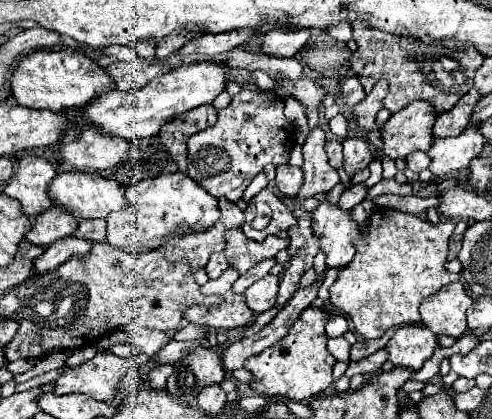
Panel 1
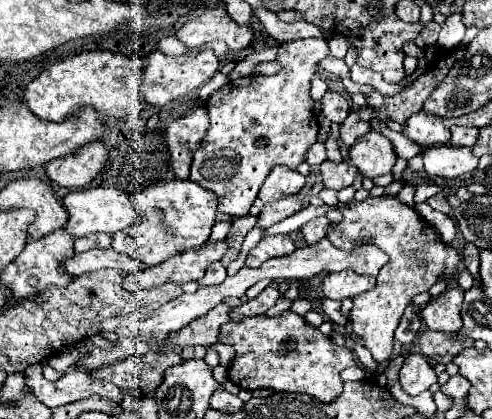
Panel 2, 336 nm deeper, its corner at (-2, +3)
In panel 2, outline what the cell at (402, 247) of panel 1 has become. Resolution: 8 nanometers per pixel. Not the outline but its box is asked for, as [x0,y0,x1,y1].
[326,196,460,362]

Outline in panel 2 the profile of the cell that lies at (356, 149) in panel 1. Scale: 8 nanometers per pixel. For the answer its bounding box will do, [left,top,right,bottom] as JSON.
[258,194,302,228]

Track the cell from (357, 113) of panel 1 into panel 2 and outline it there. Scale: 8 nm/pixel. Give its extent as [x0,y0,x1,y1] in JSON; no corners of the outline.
[340,106,374,146]

